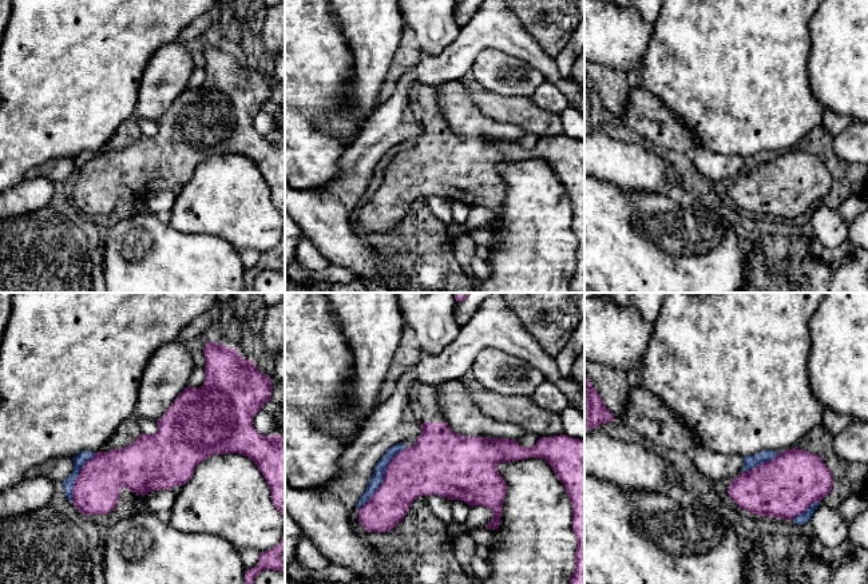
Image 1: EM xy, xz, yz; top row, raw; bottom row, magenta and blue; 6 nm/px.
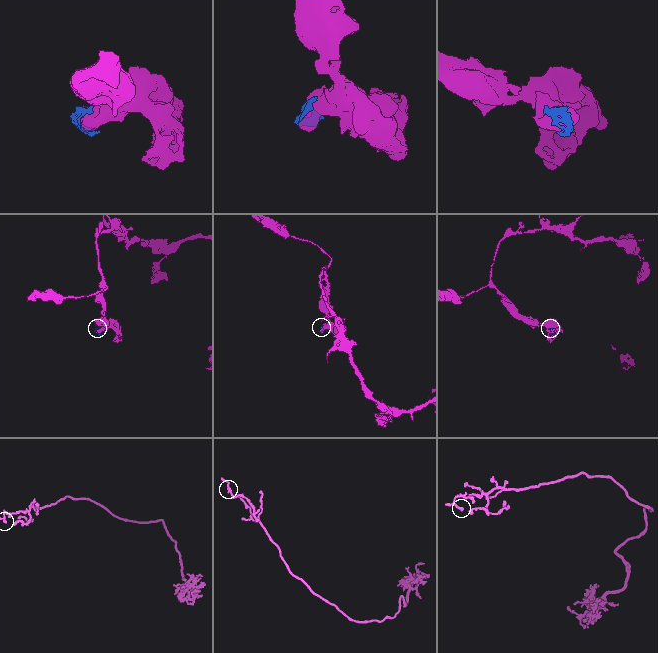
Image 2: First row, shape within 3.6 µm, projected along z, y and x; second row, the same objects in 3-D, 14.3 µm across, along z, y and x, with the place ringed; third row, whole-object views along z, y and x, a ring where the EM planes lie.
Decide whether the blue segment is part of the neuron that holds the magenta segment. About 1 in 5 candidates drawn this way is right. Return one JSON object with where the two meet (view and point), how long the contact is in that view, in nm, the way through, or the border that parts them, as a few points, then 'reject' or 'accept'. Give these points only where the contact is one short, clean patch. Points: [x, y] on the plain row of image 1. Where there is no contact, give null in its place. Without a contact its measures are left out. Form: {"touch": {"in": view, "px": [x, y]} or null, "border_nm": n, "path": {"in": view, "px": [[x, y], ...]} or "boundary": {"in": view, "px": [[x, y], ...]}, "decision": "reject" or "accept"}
{"touch": {"in": "xz", "px": [384, 178]}, "border_nm": 480, "decision": "reject"}

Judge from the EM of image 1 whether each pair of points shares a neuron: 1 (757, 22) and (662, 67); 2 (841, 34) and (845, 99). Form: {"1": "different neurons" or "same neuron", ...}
{"1": "same neuron", "2": "same neuron"}

